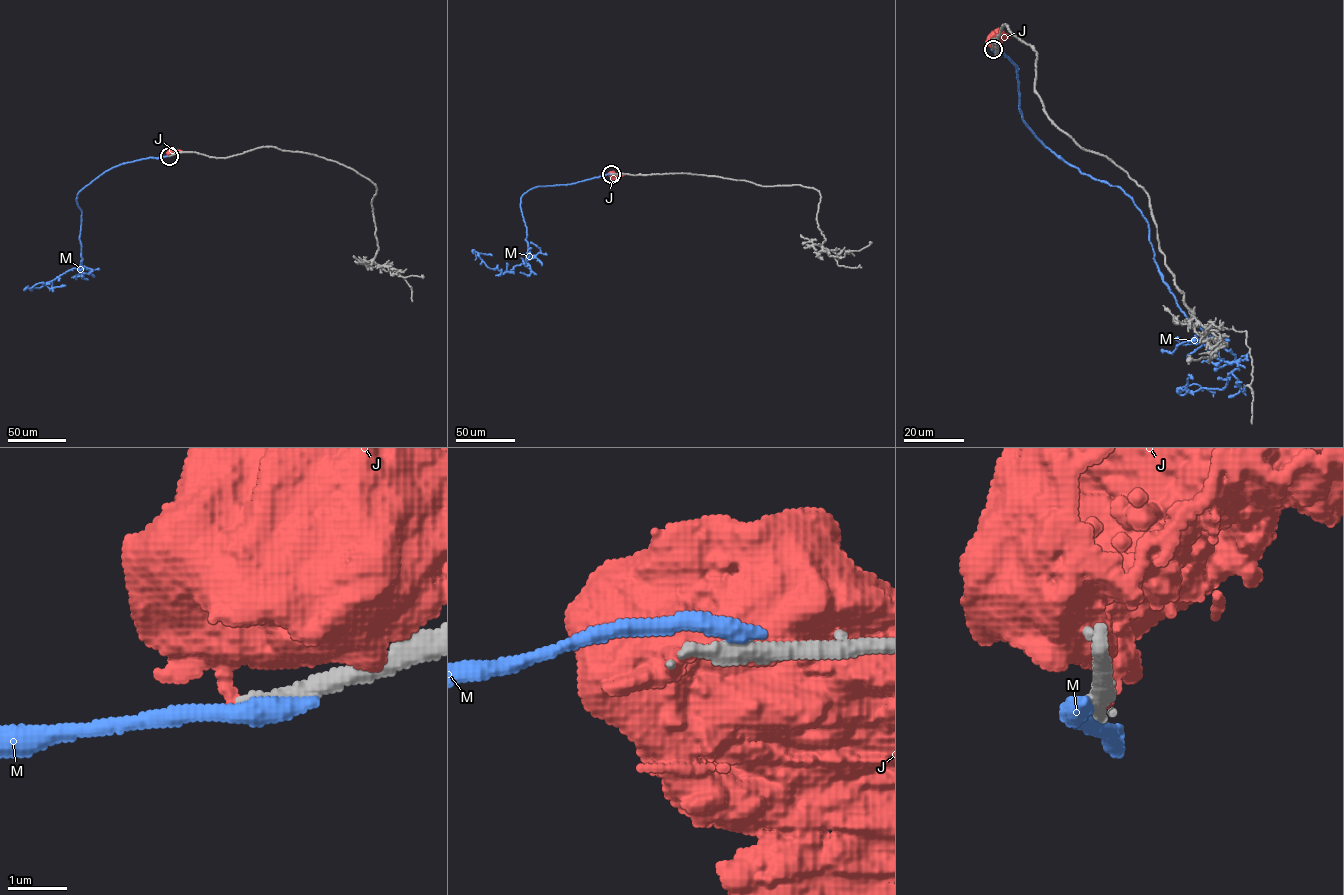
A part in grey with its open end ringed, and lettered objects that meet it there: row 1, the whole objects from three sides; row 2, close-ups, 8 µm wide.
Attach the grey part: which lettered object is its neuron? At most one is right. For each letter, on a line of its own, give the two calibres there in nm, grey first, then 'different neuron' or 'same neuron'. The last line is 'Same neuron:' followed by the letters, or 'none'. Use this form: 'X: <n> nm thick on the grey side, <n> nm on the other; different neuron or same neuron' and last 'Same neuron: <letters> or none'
J: 320 nm thick on the grey side, 320 nm on the other; different neuron
M: 420 nm thick on the grey side, 400 nm on the other; different neuron
Same neuron: none

